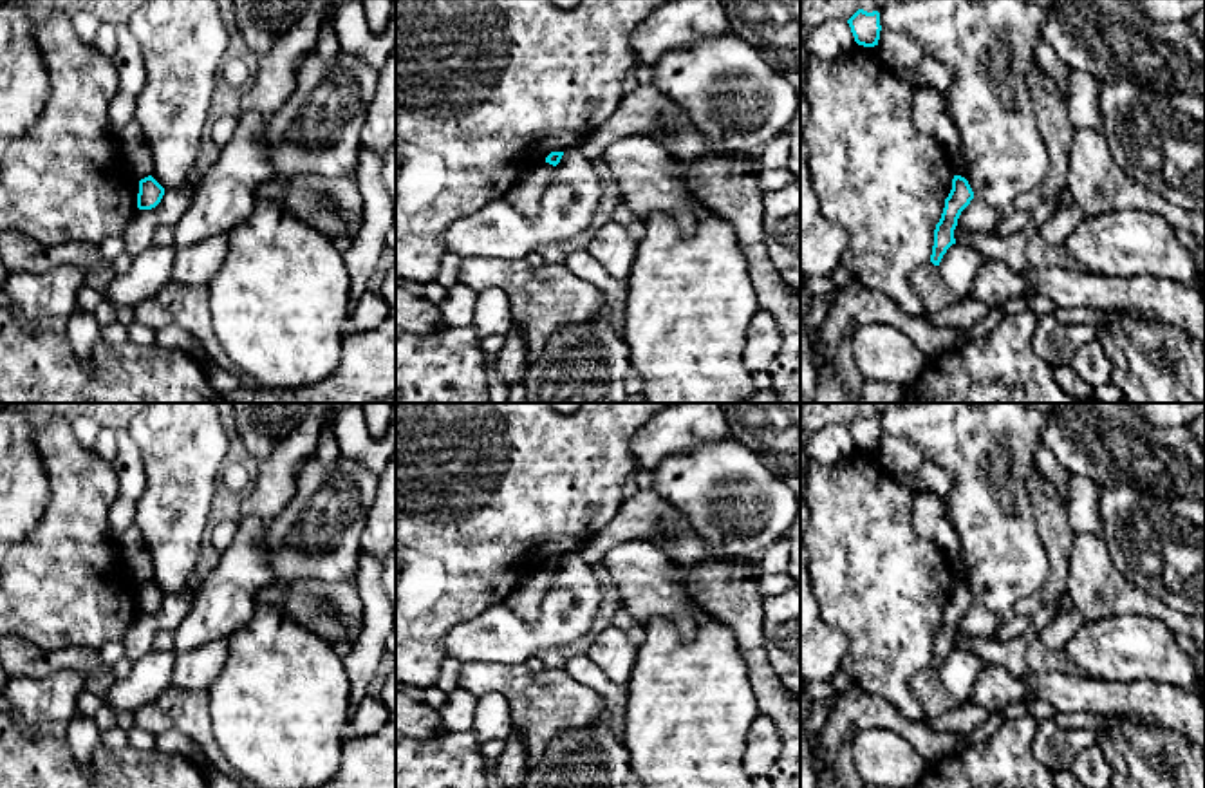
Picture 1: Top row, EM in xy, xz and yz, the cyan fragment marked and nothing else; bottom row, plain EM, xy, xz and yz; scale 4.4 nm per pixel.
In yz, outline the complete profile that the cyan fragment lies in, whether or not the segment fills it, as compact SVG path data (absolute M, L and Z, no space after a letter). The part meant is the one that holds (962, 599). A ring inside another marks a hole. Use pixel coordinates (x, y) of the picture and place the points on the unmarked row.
M954 580L952 595L948 602L945 604L941 624L934 634L934 651L932 651L932 660L930 660L930 667L934 671L939 671L947 654L952 649L956 649L954 634L957 631L957 624L961 616L970 609L972 604L974 604L974 596L968 586L961 580Z

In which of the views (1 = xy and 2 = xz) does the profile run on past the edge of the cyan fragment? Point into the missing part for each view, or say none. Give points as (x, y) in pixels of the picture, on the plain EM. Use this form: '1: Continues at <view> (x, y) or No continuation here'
1: No continuation here
2: No continuation here

